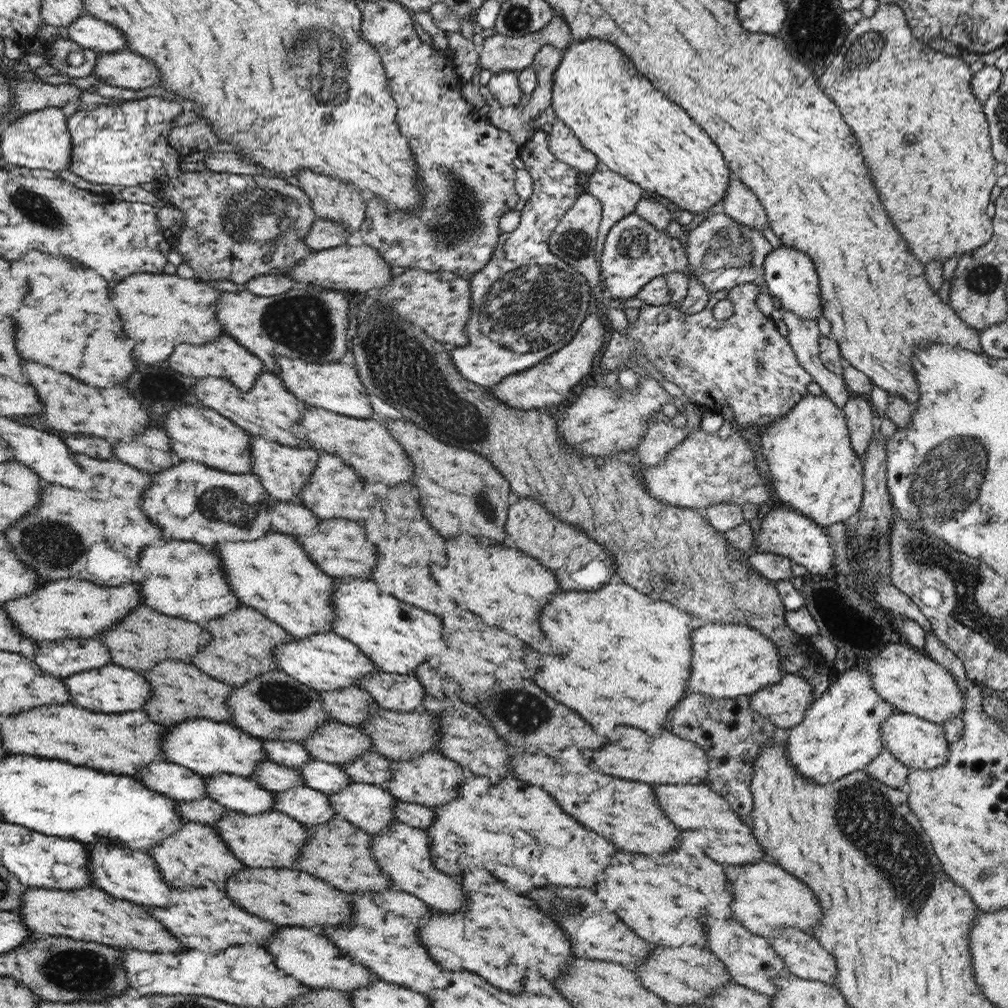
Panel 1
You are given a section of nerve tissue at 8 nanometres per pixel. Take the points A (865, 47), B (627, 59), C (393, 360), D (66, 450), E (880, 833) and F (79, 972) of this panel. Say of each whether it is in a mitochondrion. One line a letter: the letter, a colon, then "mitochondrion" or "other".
A: mitochondrion
B: other
C: mitochondrion
D: other
E: mitochondrion
F: mitochondrion

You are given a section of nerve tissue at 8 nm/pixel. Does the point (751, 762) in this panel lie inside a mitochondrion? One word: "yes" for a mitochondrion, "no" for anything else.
no

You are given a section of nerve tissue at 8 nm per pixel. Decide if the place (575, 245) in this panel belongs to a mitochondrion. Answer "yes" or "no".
yes

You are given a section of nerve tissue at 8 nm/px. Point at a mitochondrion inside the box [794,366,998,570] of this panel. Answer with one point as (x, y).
(946, 482)

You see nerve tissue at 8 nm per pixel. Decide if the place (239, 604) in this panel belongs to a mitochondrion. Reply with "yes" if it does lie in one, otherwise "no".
no

